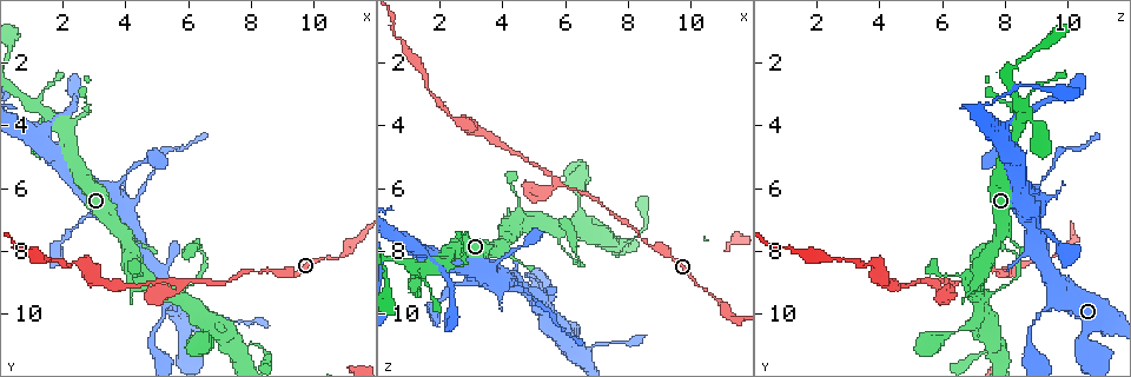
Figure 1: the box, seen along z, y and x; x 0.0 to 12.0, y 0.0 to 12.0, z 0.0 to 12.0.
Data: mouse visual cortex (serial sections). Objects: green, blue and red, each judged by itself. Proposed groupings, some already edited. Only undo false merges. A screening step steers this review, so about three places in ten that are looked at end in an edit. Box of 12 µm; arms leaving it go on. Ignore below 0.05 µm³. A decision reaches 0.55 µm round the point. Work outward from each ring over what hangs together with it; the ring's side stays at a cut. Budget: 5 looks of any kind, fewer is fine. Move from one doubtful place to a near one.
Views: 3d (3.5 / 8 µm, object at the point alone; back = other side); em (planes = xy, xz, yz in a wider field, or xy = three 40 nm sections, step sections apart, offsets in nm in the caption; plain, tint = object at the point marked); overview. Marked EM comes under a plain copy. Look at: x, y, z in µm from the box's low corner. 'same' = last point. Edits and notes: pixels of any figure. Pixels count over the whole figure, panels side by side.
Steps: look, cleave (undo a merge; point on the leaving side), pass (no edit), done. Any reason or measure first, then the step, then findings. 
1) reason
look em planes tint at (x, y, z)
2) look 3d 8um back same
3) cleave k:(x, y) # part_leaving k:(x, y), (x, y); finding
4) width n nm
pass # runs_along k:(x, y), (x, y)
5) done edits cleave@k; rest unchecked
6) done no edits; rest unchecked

thick turns thin
look 3d 3.5um at (5.3, 9.6, 9.7)

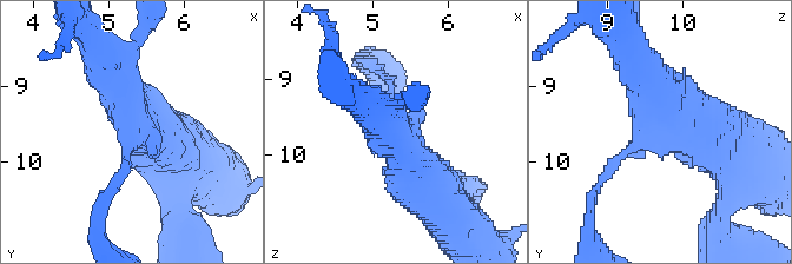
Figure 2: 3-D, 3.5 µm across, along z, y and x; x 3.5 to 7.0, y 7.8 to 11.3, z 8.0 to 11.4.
pass # runs_along 2:(726, 154), (668, 112), (632, 58); all the same cell

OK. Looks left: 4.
arms run side by side
look 3d 8um at (4.4, 6.3, 9.0)

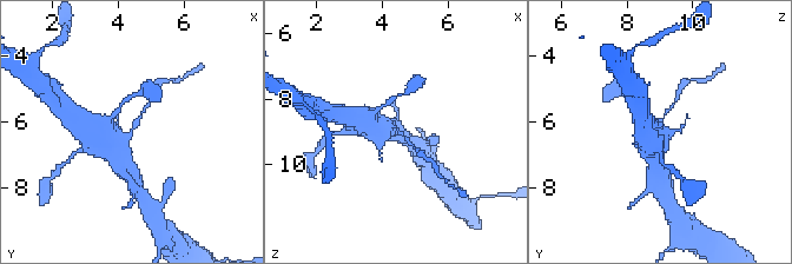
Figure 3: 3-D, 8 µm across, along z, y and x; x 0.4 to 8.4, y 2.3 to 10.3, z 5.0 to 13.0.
zoom in
look 3d 3.5um at (4.4, 6.3, 8.8)

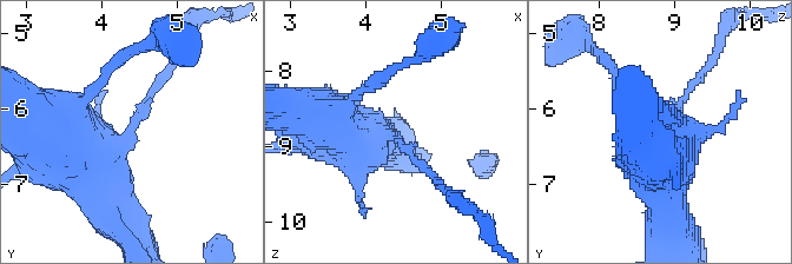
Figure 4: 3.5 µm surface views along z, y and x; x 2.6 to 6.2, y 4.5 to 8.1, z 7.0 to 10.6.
cleave 4:(154, 88) # part_leaving 4:(398, 142), (442, 187), (456, 197); a second cell is stuck on

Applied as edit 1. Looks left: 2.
done edits cleave@4; rest unchecked

